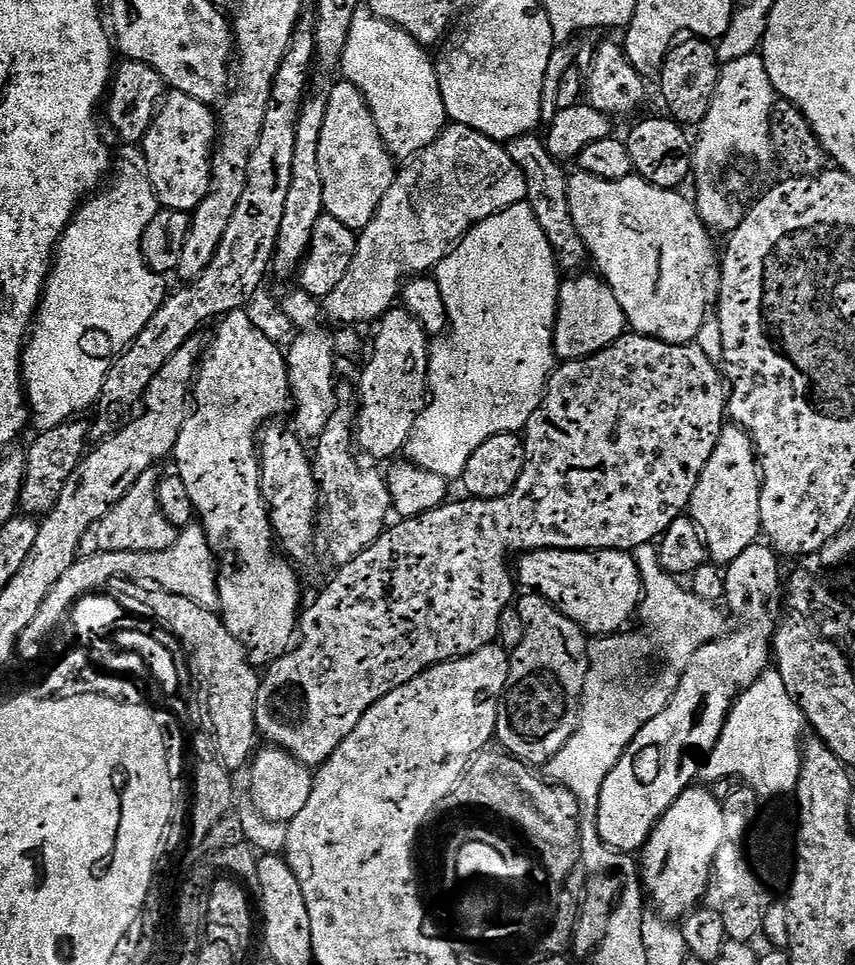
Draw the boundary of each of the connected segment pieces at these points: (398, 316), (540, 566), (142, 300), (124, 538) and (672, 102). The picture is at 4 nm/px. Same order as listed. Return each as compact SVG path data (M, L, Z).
M394 306L381 316L378 327L376 341L370 344L368 365L358 383L354 440L365 457L391 461L396 458L391 456L399 452L401 455L407 449L410 430L414 430L414 422L418 422L424 405L428 403L430 336L420 321L403 306Z
M543 548L523 553L519 560L520 565L514 568L519 587L521 584L529 593L545 596L562 615L593 637L619 633L616 631L631 616L633 619L637 615L644 595L644 583L632 552L619 552L613 548L583 552Z
M136 164L122 165L120 173L111 177L109 188L101 187L81 203L56 245L52 270L44 283L44 296L24 345L22 361L26 401L31 415L40 419L41 429L79 417L87 408L88 411L95 409L102 394L102 382L106 382L113 360L138 338L164 301L165 277L152 270L142 254L142 234L146 234L150 218L162 209L147 171Z
M156 468L146 470L146 474L142 474L142 478L138 478L138 482L134 482L134 486L130 486L130 490L113 506L111 512L107 512L96 523L96 527L86 537L87 543L92 543L91 547L95 551L138 550L139 552L153 552L174 546L178 530L160 512L156 497L157 474Z
M688 38L677 43L668 54L658 73L660 92L668 103L671 119L677 124L698 126L710 114L712 99L720 81L721 63L716 56L716 44L699 38Z

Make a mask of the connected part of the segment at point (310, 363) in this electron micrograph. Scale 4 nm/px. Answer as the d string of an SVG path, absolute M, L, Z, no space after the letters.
M301 331L300 337L286 348L288 380L292 383L292 402L294 413L296 412L294 427L308 442L315 441L322 434L330 414L334 414L336 409L336 344L328 332L326 334L318 331Z

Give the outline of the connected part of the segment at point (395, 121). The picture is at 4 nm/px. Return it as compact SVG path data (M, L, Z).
M361 6L354 14L352 29L346 42L342 61L343 79L353 84L366 98L372 111L374 122L384 139L384 145L397 161L407 162L421 152L430 142L440 137L449 123L446 106L442 102L442 94L436 77L436 65L433 57L428 57L429 49L418 43L406 30L394 26L390 22L380 20L372 14L372 9Z

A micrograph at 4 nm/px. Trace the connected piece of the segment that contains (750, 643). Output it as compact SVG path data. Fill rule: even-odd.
M757 542L746 546L746 550L742 550L742 554L738 554L738 558L734 558L734 562L726 565L724 572L724 595L726 597L726 605L734 615L740 619L740 625L733 632L717 635L716 639L710 641L709 644L704 644L690 658L690 662L684 668L684 673L675 681L672 696L668 700L668 705L662 710L662 714L658 714L654 718L650 718L650 722L646 722L646 726L642 726L642 730L638 730L638 734L628 744L628 749L622 754L620 761L613 766L610 774L602 782L602 794L598 798L598 818L594 822L595 835L602 838L602 842L613 852L627 854L627 852L639 853L644 847L644 843L650 838L650 834L654 830L654 826L662 818L662 814L666 814L666 810L670 810L670 806L679 798L682 793L688 788L693 787L694 781L699 777L701 767L708 755L714 750L714 746L718 742L718 738L722 734L722 730L728 721L728 715L733 704L736 703L736 697L741 692L747 690L752 683L755 682L764 672L769 671L770 661L774 656L774 637L778 627L778 619L776 615L780 612L780 596L782 600L782 576L780 580L780 563L781 557L767 543Z

